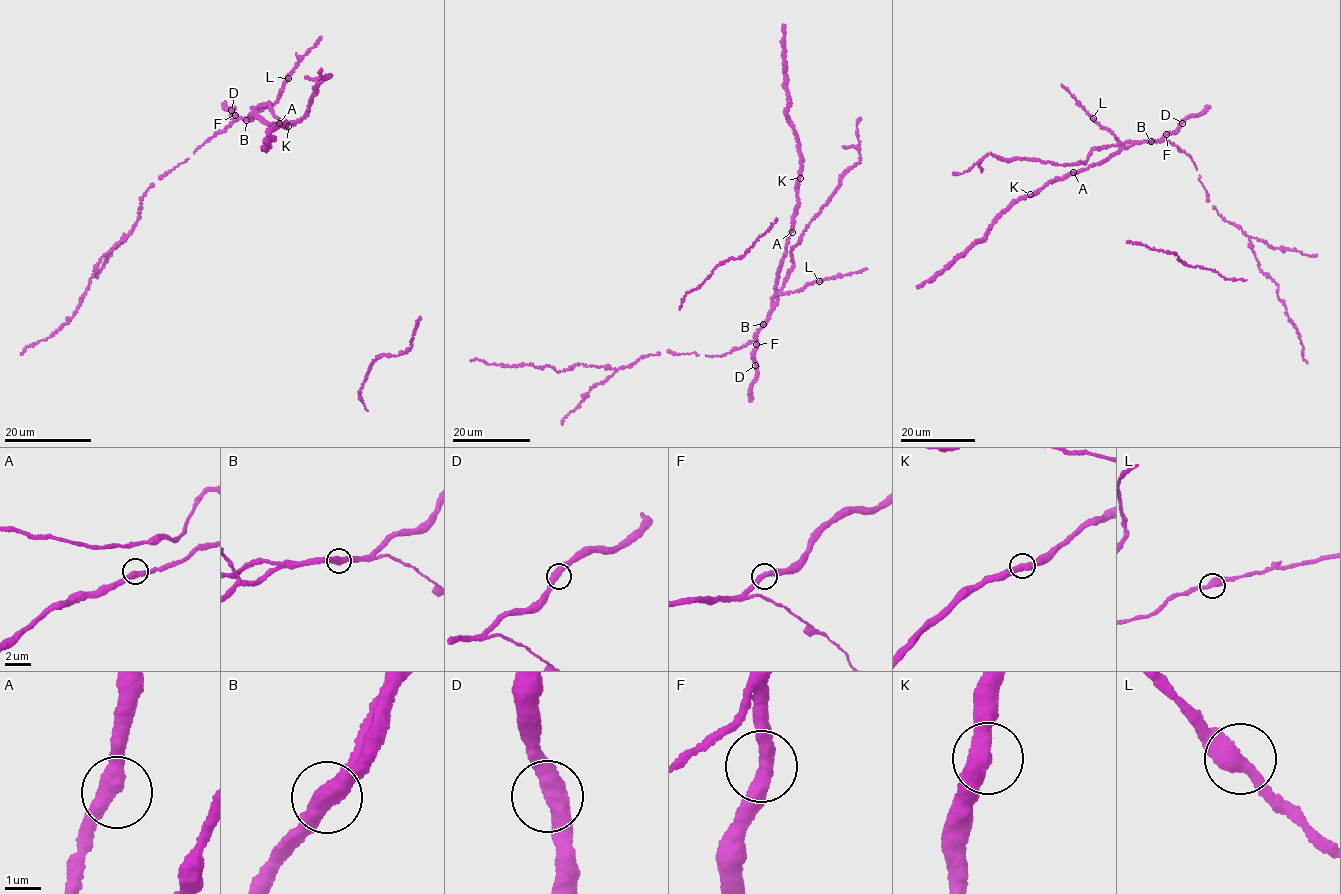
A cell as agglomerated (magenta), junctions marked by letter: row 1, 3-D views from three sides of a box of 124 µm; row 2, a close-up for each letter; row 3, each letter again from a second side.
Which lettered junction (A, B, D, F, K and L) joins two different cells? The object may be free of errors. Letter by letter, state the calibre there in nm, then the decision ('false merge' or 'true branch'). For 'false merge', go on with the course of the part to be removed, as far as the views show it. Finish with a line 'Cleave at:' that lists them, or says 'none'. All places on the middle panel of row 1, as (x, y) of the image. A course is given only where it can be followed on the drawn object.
A: 420 nm thick; true branch
B: 420 nm thick; false merge; foreign part runs (763, 324), (788, 277), (793, 263), (790, 253), (837, 189), (845, 172), (859, 161), (857, 122), (861, 118)
D: 440 nm thick; true branch
F: 400 nm thick; true branch
K: 440 nm thick; true branch
L: 420 nm thick; true branch
Cleave at: B

